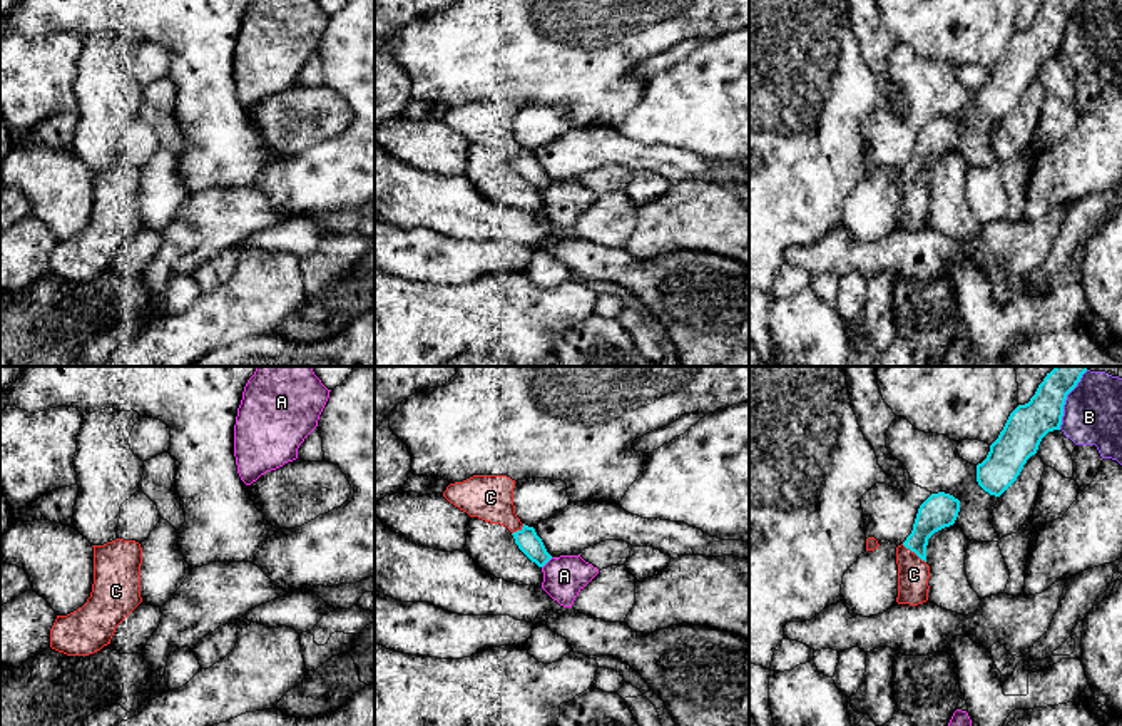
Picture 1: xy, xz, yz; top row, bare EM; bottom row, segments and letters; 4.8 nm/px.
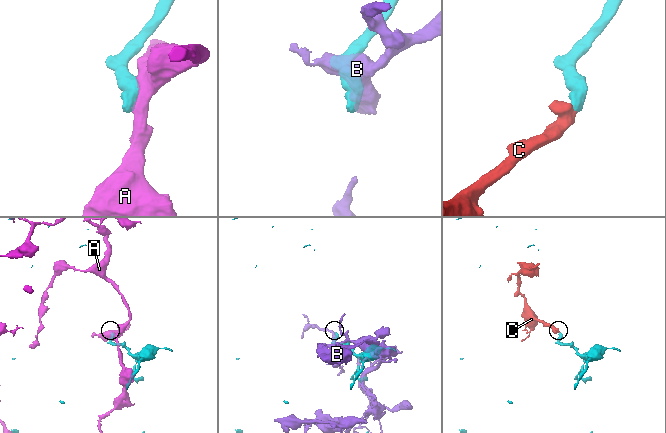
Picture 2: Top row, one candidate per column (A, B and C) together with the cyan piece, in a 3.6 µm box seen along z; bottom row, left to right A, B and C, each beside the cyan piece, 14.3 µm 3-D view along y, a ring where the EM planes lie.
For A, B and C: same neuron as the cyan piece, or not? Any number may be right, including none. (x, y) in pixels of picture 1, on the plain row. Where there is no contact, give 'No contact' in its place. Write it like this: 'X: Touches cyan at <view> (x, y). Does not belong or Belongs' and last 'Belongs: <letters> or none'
A: Touches cyan at xz (547, 186). Does not belong
B: Touches cyan at yz (1064, 27). Does not belong
C: Touches cyan at yz (913, 176). Belongs
Belongs: C

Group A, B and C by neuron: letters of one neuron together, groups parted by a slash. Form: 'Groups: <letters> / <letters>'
Groups: A / B / C

